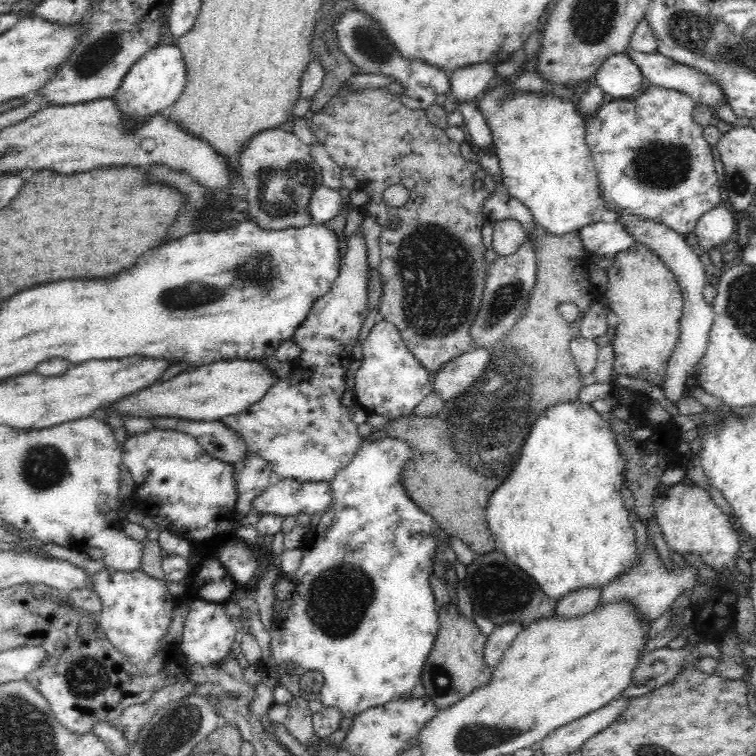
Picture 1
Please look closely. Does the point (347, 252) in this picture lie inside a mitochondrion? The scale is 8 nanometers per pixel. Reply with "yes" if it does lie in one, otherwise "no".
no

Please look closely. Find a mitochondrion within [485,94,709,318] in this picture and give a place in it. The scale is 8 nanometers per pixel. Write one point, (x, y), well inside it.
(658, 165)

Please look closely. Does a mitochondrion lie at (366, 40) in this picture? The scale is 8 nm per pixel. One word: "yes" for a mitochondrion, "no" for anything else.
yes

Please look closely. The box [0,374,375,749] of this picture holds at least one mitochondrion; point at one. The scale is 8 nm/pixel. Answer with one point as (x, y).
(86, 679)

